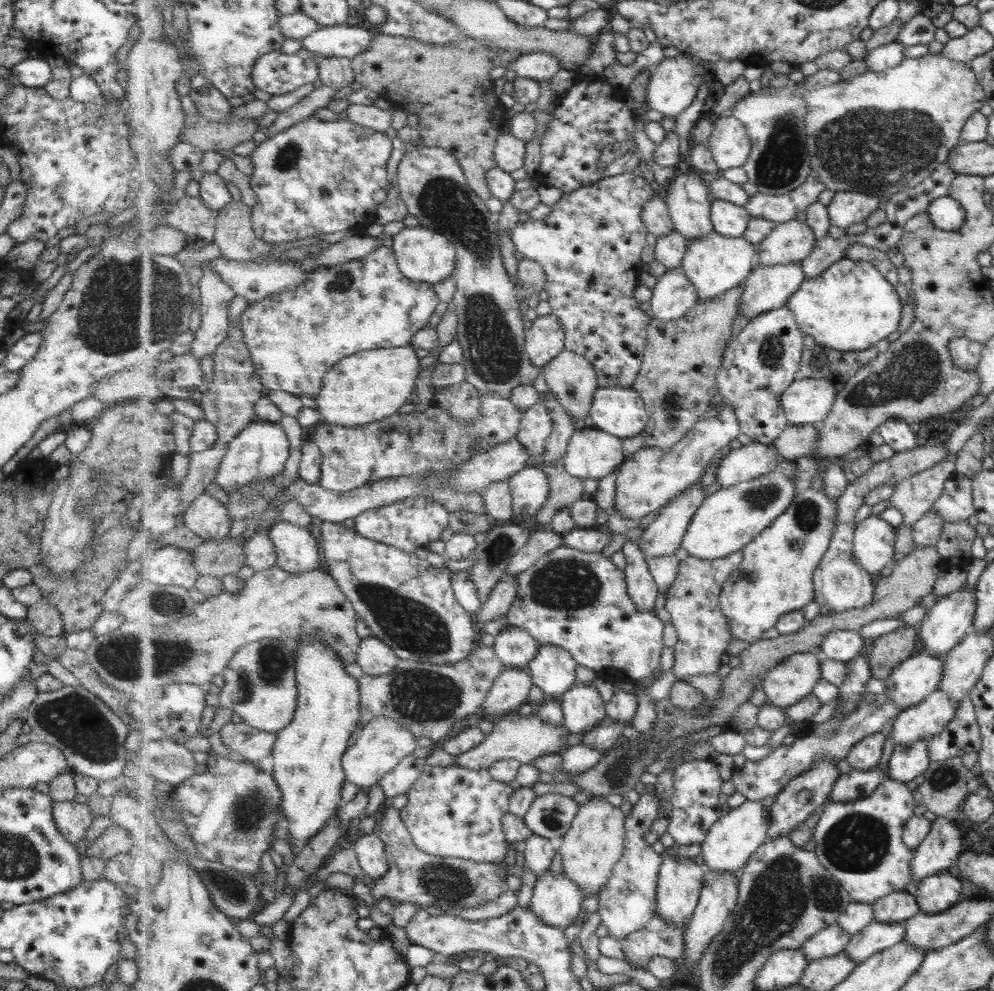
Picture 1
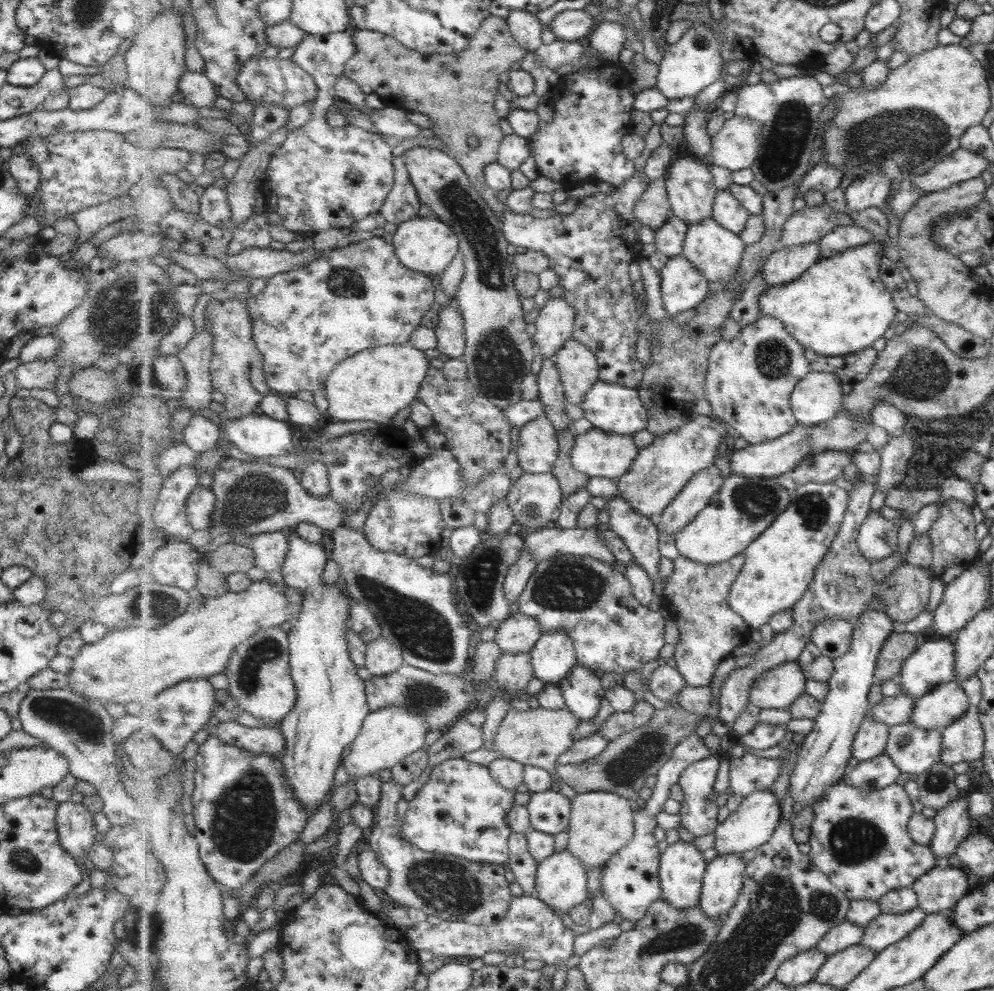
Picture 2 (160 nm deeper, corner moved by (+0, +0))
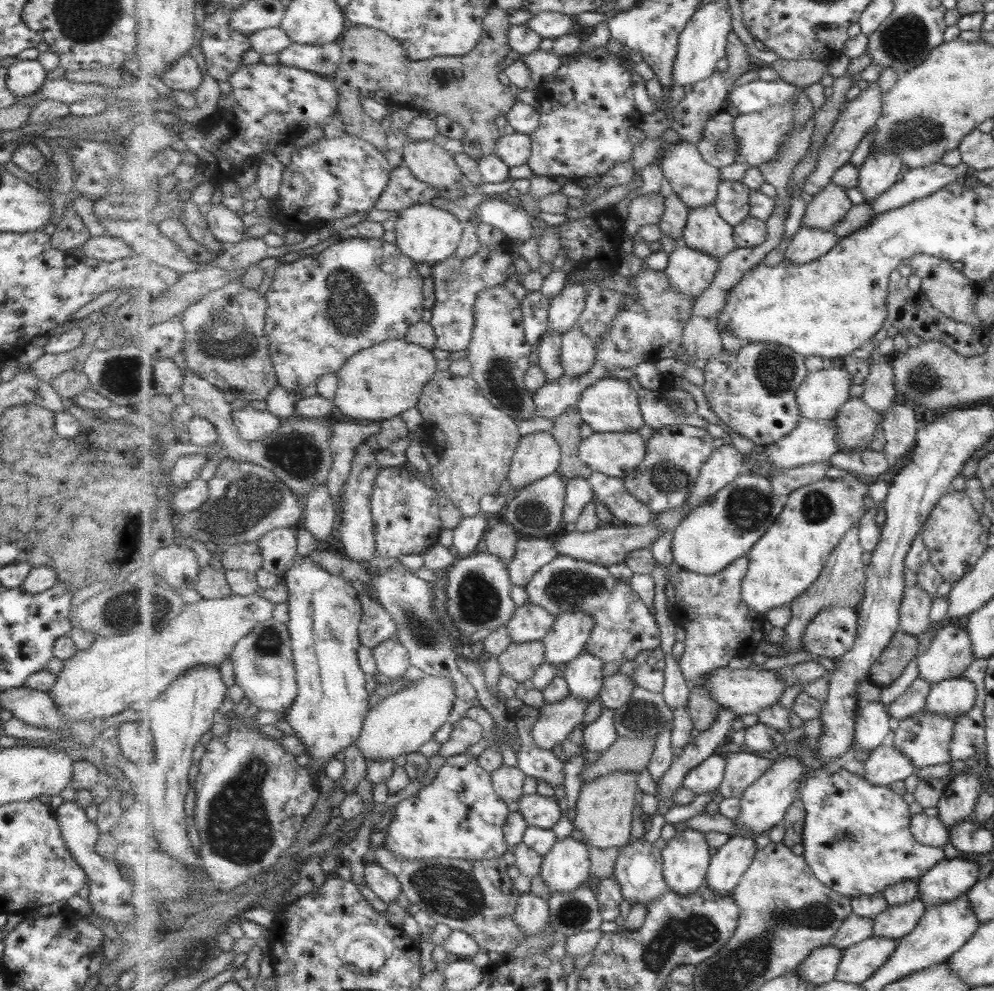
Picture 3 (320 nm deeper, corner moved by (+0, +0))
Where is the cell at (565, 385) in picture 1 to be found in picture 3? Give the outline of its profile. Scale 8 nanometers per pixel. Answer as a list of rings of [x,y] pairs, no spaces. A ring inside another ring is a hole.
[[[579,327],[562,334],[561,365],[569,378],[581,378],[595,368],[598,350]]]

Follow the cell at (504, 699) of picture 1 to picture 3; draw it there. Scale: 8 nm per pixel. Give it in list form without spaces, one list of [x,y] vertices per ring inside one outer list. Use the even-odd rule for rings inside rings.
[[[512,641],[508,649],[498,657],[502,671],[518,683],[522,683],[533,678],[535,670],[545,662],[545,645],[541,641]]]

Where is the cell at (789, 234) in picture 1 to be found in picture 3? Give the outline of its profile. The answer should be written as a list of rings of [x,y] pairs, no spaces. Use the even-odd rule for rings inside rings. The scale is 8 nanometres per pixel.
[[[829,183],[813,196],[807,204],[801,226],[809,225],[818,229],[833,231],[833,227],[853,208],[847,196],[847,189],[837,183]]]

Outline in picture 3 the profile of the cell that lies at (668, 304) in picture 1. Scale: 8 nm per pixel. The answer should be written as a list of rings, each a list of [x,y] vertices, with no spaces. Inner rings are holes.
[[[685,246],[669,255],[665,272],[677,291],[697,300],[714,282],[719,267],[717,257]]]

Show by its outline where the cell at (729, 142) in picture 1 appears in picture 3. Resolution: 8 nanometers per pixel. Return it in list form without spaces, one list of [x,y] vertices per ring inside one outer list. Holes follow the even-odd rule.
[[[773,105],[759,112],[740,113],[733,127],[739,152],[736,163],[758,167],[770,162],[780,151],[780,146],[784,144],[787,133],[793,129],[795,121],[793,105]]]

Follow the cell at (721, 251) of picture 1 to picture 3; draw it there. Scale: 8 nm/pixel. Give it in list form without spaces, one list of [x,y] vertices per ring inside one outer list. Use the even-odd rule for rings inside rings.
[[[714,204],[690,209],[684,239],[686,246],[701,249],[719,260],[738,247],[734,226],[719,214]]]

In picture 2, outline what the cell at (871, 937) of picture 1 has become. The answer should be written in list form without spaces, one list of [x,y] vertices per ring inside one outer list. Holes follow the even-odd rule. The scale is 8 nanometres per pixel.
[[[921,907],[899,914],[882,912],[864,928],[861,944],[876,953],[881,952],[909,936],[918,926],[921,926],[927,915]]]

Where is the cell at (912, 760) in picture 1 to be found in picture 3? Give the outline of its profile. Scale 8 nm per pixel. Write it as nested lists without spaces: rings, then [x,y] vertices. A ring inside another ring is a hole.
[[[923,710],[917,715],[895,722],[890,739],[917,768],[927,768],[950,761],[948,746],[952,734],[954,734],[954,722],[950,718],[932,713],[930,710]]]

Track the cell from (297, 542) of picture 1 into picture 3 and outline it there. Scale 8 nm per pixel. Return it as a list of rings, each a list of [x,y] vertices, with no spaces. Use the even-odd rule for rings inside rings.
[[[308,555],[296,559],[294,567],[284,575],[284,581],[289,594],[287,604],[290,621],[287,624],[298,676],[298,695],[289,709],[287,720],[295,730],[295,735],[307,747],[307,758],[303,762],[308,770],[313,762],[317,762],[322,772],[324,764],[334,759],[337,752],[345,752],[347,747],[358,742],[366,716],[371,710],[370,692],[366,687],[367,674],[359,664],[358,657],[358,651],[363,647],[359,636],[363,607],[352,581],[326,572]]]

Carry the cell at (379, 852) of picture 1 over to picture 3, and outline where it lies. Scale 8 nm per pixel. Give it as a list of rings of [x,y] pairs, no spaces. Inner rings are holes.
[[[371,858],[366,865],[365,882],[383,903],[391,904],[401,896],[402,885],[398,878]]]

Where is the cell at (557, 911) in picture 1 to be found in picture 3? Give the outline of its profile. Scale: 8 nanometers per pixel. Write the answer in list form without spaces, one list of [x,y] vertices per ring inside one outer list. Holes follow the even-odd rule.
[[[575,838],[557,840],[551,852],[542,860],[541,878],[551,893],[575,892],[581,888],[591,874],[589,847]]]

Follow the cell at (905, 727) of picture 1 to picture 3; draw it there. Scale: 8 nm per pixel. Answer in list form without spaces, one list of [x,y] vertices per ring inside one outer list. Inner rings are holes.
[[[959,676],[931,683],[925,710],[950,718],[965,714],[974,703],[976,686],[967,677]]]

